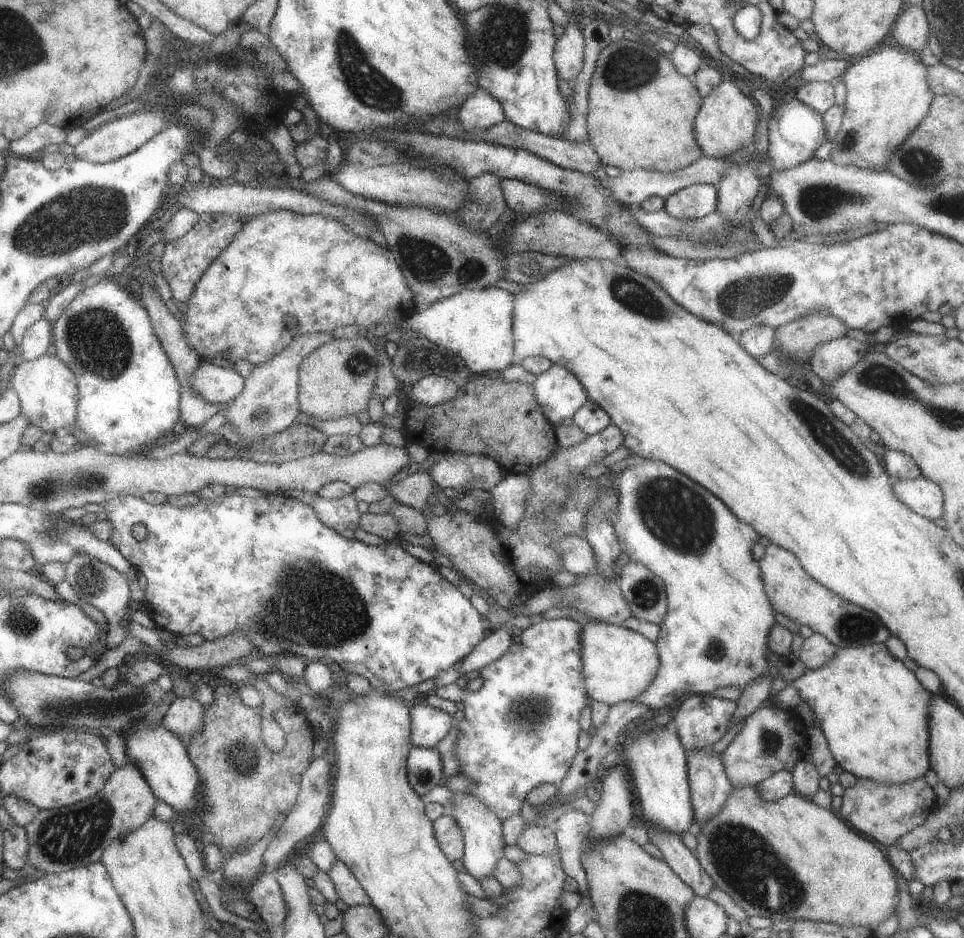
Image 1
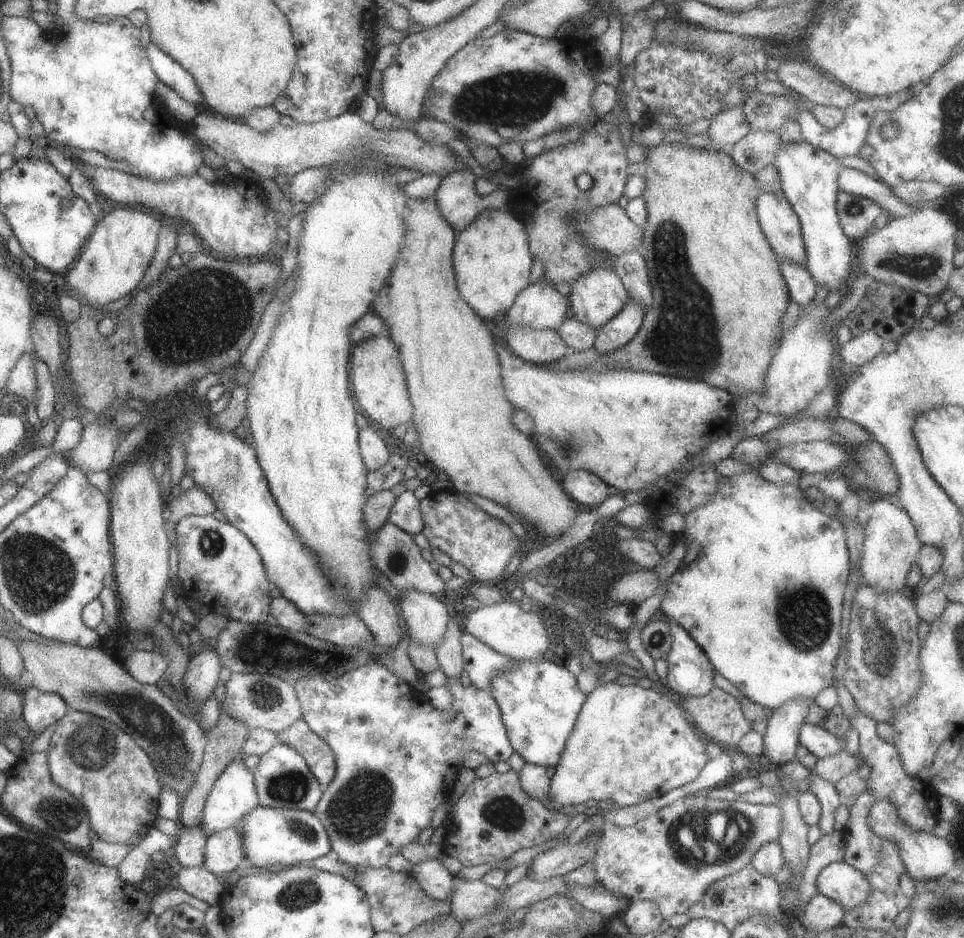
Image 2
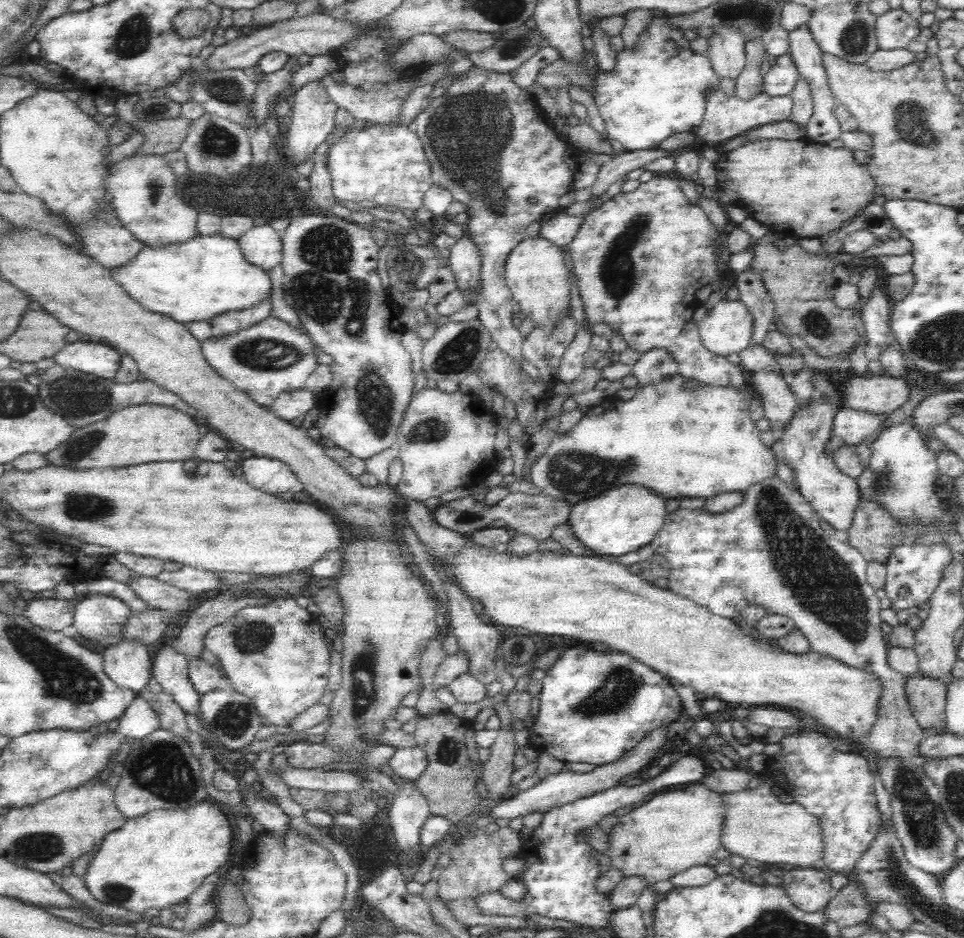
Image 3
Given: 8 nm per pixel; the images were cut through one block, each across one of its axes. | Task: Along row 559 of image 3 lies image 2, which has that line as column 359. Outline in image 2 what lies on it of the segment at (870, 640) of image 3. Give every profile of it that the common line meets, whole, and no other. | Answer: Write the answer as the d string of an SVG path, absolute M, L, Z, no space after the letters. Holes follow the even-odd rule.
M377 656L369 657L366 664L349 670L340 676L327 677L317 674L300 677L293 686L297 701L302 709L302 720L307 724L308 730L313 732L331 750L333 760L335 760L334 776L325 790L323 790L313 813L319 818L327 832L330 850L340 861L351 865L357 864L369 867L387 865L389 857L398 853L399 848L417 839L421 830L430 823L433 810L443 802L445 796L449 795L450 787L456 780L459 768L462 767L462 756L465 751L474 750L482 754L490 763L495 763L496 760L507 761L507 758L514 752L508 742L499 708L491 694L487 691L476 690L464 680L456 679L453 681L452 679L447 679L447 684L444 686L449 688L453 702L449 706L449 710L445 711L433 708L424 696L414 691L409 684L397 679L391 669L378 663Z

